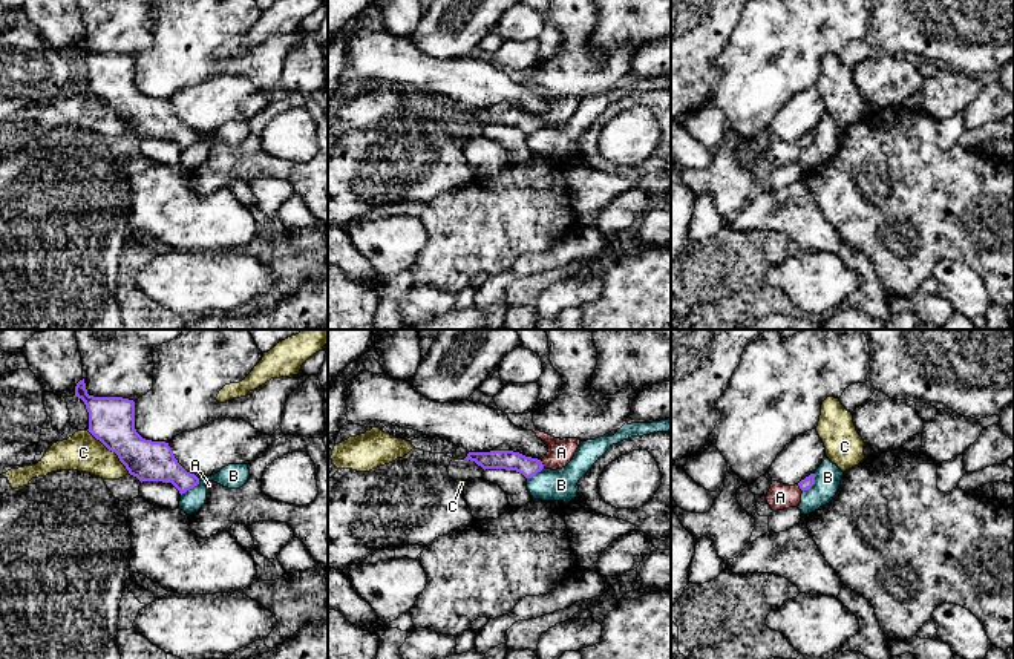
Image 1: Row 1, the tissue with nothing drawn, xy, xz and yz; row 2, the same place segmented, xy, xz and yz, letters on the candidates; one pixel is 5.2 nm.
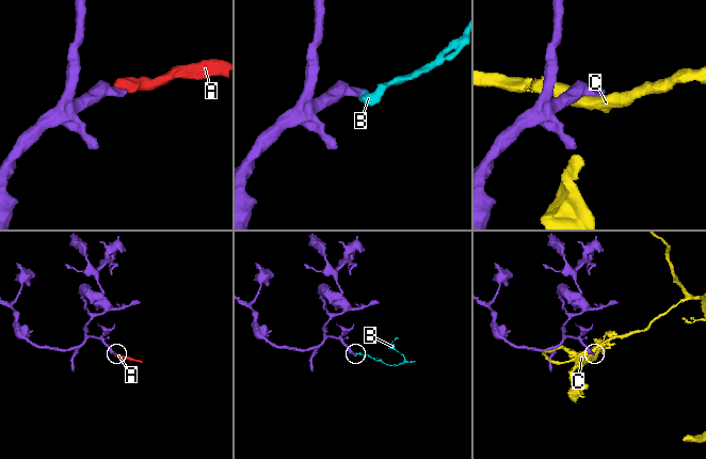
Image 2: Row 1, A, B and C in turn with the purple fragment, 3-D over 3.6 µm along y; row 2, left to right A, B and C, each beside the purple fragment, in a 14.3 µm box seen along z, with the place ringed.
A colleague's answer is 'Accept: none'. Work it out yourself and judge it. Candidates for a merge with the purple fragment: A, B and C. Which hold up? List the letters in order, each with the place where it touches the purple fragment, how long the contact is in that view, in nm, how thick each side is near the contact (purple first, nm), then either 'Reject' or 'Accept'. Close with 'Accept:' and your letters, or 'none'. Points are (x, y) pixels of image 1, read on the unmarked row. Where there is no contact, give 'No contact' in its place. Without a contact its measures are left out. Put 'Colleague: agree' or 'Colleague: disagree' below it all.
A: Touches purple at yz (800, 144). Shared border 50 nm. Thickness 60 nm (purple) against 130 nm. Accept
B: Touches purple at xy (192, 144). Shared border 140 nm. Thickness 200 nm (purple) against 130 nm. Reject
C: Touches purple at xy (111, 106). Shared border 320 nm. Thickness 240 nm (purple) against 200 nm. Reject
Accept: A
Colleague: disagree

